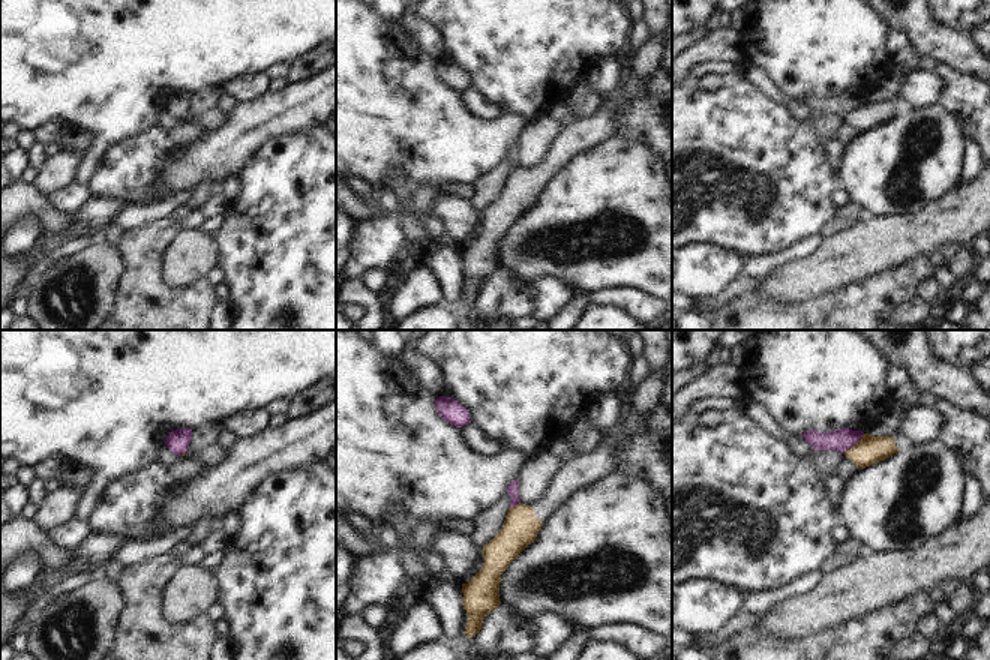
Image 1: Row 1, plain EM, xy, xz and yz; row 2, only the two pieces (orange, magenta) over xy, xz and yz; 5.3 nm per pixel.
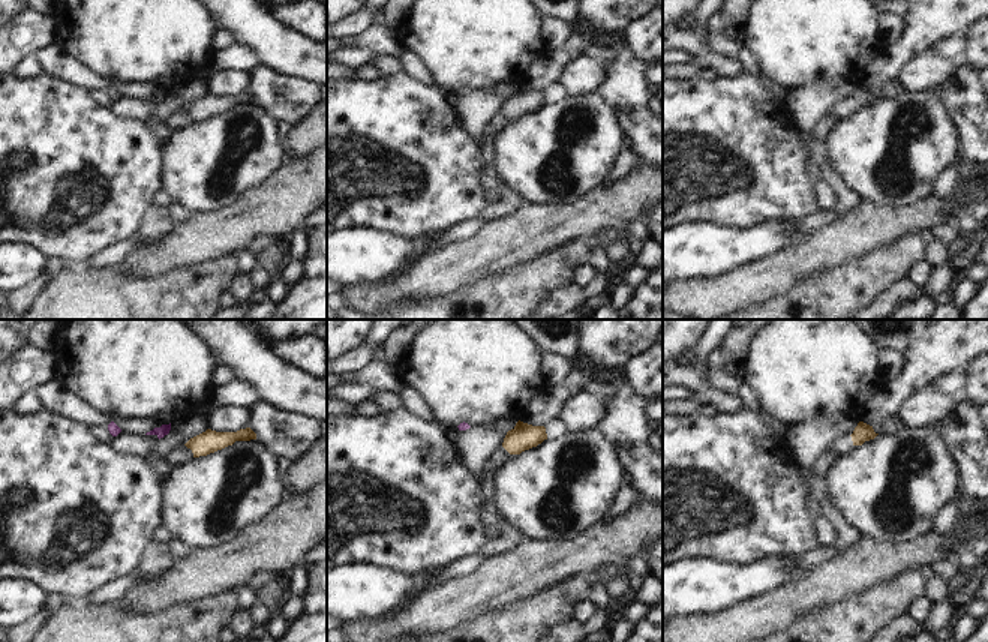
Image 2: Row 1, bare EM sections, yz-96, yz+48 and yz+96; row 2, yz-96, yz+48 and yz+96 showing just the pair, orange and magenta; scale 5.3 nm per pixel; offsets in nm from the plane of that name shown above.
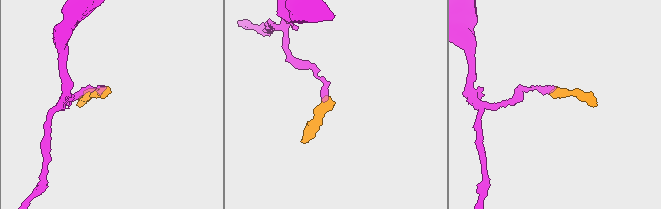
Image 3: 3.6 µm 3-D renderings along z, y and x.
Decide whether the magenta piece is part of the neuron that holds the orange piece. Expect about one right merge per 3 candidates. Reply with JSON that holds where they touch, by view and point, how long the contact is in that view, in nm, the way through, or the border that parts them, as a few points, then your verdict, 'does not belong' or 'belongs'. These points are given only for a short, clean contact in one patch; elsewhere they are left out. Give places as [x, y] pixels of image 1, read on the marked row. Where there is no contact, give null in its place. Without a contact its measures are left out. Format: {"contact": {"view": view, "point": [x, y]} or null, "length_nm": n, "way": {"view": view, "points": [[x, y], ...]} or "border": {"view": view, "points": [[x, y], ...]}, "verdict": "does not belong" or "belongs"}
{"contact": {"view": "yz", "point": [855, 444]}, "length_nm": 160, "border": {"view": "yz", "points": [[864, 434], [845, 453]]}, "verdict": "does not belong"}

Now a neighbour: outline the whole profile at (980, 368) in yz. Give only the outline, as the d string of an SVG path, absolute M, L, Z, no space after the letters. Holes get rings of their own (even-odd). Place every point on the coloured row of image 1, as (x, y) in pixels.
M990 354L970 360L968 368L990 390Z

